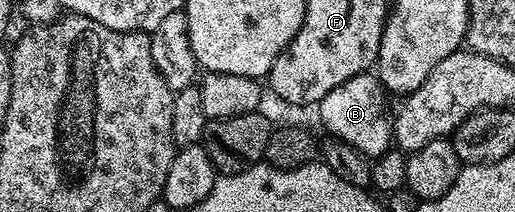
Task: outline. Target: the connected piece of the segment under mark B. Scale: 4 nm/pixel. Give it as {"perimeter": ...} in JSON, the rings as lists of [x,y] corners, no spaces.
{"perimeter":[[[370,72],[343,81],[333,91],[328,92],[317,105],[316,110],[323,126],[332,134],[333,139],[354,147],[364,157],[375,160],[391,149],[392,116],[384,104],[386,92],[379,77]]]}

